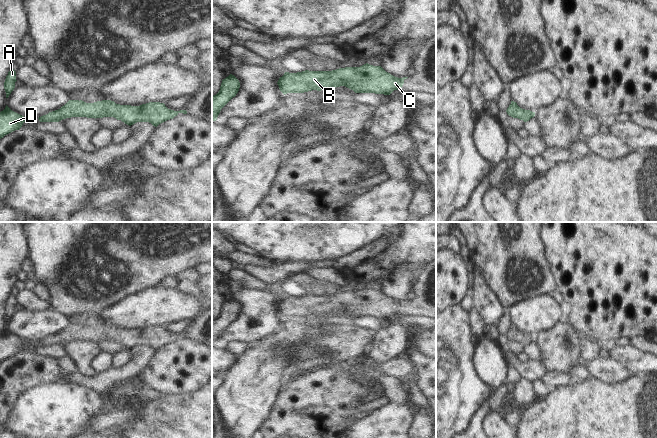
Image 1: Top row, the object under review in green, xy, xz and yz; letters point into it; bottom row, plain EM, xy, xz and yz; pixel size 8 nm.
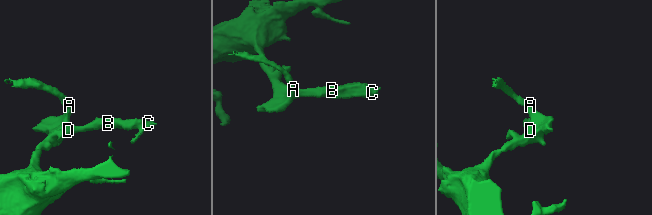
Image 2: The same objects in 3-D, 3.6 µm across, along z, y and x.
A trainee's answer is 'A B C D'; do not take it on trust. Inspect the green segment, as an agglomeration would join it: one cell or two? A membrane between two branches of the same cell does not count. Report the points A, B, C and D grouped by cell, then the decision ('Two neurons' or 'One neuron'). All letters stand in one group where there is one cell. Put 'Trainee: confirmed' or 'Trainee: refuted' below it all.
Groups: A B C D. One neuron
Trainee: confirmed

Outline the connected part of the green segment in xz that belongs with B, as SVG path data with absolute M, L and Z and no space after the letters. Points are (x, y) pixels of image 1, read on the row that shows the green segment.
M366 63L360 67L345 67L332 71L285 72L277 84L284 95L331 90L340 86L345 86L355 93L390 95L394 90L402 89L407 78L395 77L381 66Z

